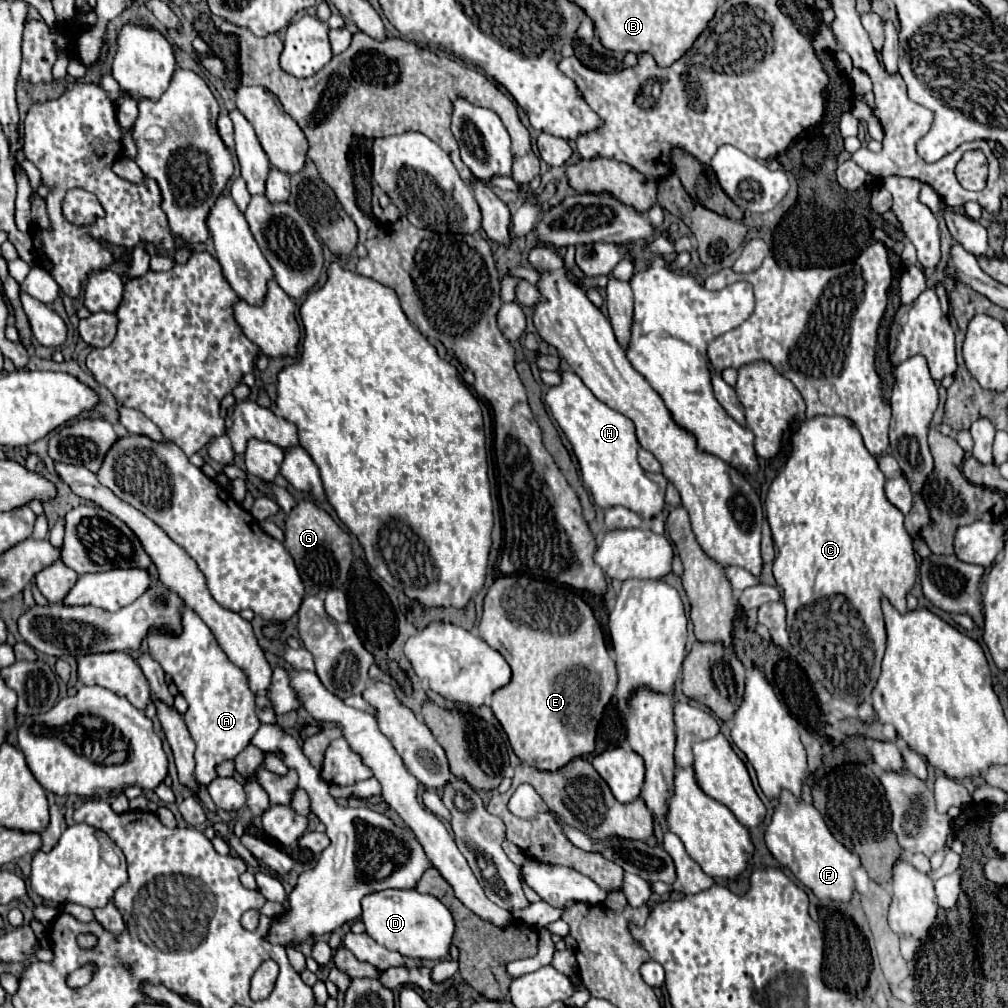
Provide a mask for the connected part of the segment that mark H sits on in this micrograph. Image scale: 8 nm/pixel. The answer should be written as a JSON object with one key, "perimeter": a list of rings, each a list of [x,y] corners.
{"perimeter":[[[563,372],[561,378],[563,382],[559,386],[553,386],[547,392],[545,400],[551,408],[553,418],[573,446],[573,452],[581,466],[583,482],[585,486],[589,486],[595,504],[603,510],[623,506],[639,514],[643,520],[655,518],[665,506],[665,488],[661,484],[643,484],[643,470],[637,462],[639,442],[635,438],[633,422],[621,412],[597,400],[577,374]]]}

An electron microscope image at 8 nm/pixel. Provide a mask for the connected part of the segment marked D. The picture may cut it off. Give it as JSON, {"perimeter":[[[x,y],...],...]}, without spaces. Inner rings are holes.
{"perimeter":[[[381,890],[367,894],[361,900],[361,908],[367,934],[381,946],[397,950],[407,958],[439,960],[447,956],[455,924],[451,912],[435,896],[419,894],[417,890]]]}

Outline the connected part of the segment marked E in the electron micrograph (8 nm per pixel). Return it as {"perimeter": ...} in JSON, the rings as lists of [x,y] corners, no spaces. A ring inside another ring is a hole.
{"perimeter":[[[501,576],[499,580],[495,580],[485,596],[479,636],[491,648],[495,648],[513,670],[511,682],[503,690],[497,690],[491,700],[491,710],[499,720],[501,728],[505,730],[513,752],[521,762],[537,770],[557,772],[573,758],[587,756],[595,750],[597,726],[617,688],[619,678],[617,678],[615,662],[607,654],[603,632],[591,608],[581,600],[581,596],[573,588],[563,588],[563,590],[549,592],[549,596],[553,594],[553,598],[551,598],[551,604],[547,604],[543,610],[539,606],[537,594],[541,596],[547,586],[549,584],[543,584],[541,580],[529,580],[521,576]],[[597,652],[603,652],[603,658],[599,658]]]}

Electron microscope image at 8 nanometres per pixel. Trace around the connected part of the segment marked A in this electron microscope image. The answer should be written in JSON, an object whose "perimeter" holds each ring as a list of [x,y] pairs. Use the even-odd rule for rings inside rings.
{"perimeter":[[[183,606],[181,610],[181,632],[173,634],[171,630],[167,630],[165,634],[151,630],[147,636],[149,642],[149,652],[151,656],[163,666],[165,674],[169,674],[175,682],[175,686],[179,688],[179,692],[183,694],[183,698],[187,700],[189,708],[185,712],[185,724],[195,740],[195,780],[209,786],[215,778],[217,778],[217,766],[225,760],[235,760],[235,756],[251,742],[253,734],[259,730],[261,722],[257,720],[255,714],[255,698],[253,692],[247,688],[247,678],[243,674],[243,670],[239,670],[223,652],[223,648],[219,646],[217,638],[211,634],[209,626],[189,608]]]}

